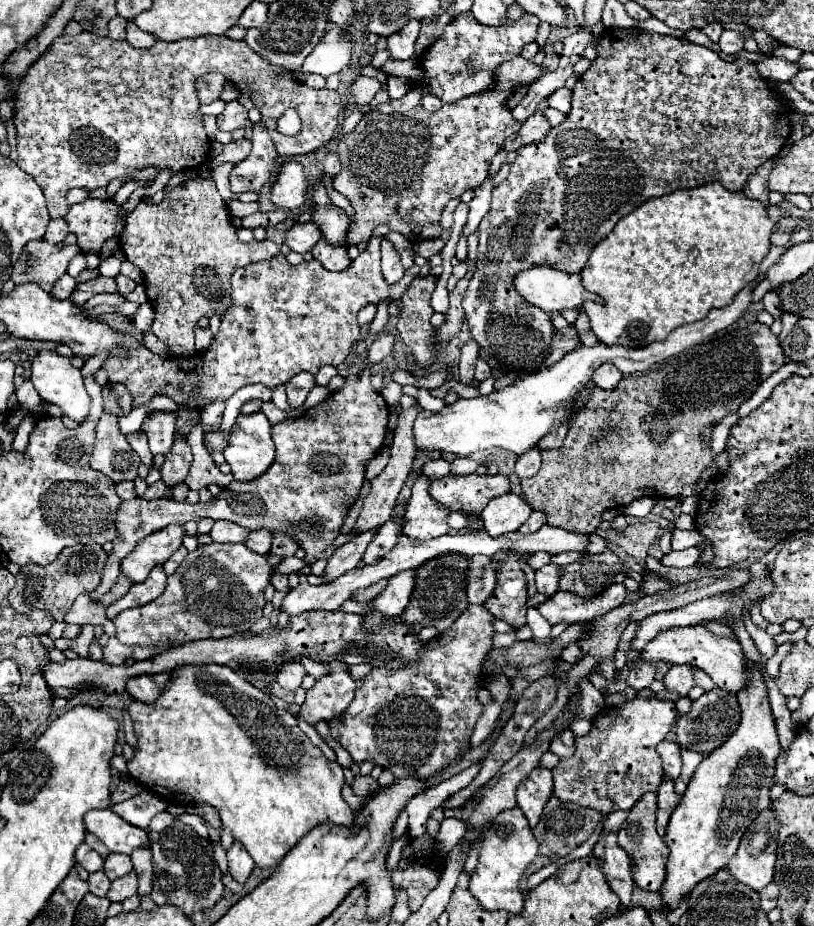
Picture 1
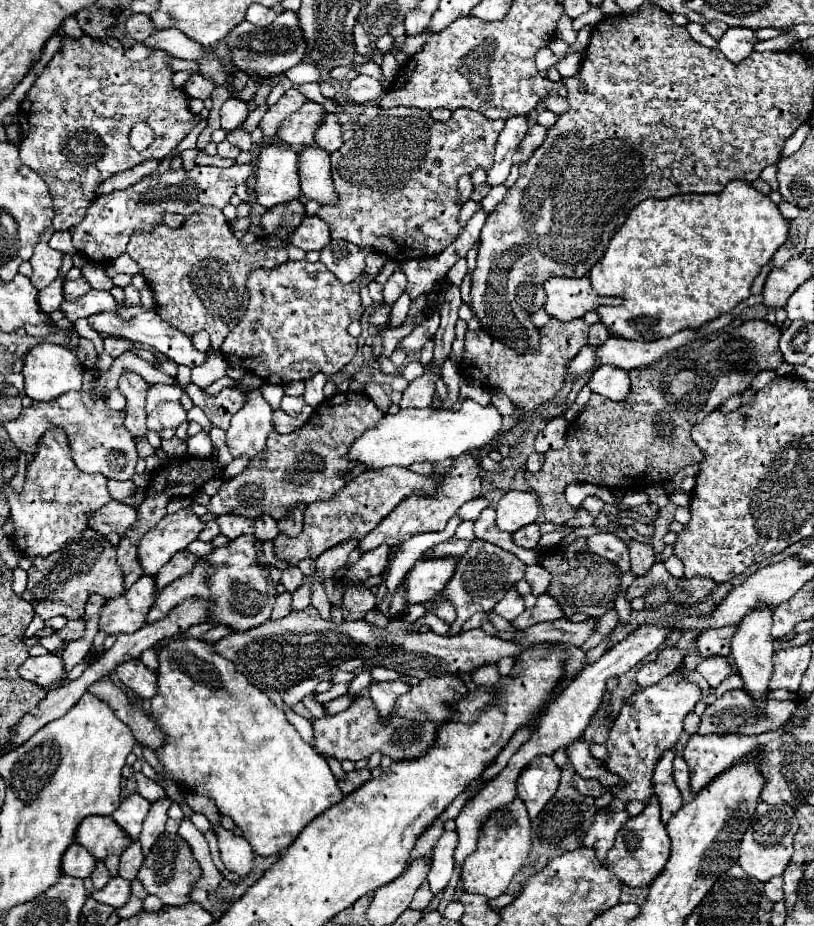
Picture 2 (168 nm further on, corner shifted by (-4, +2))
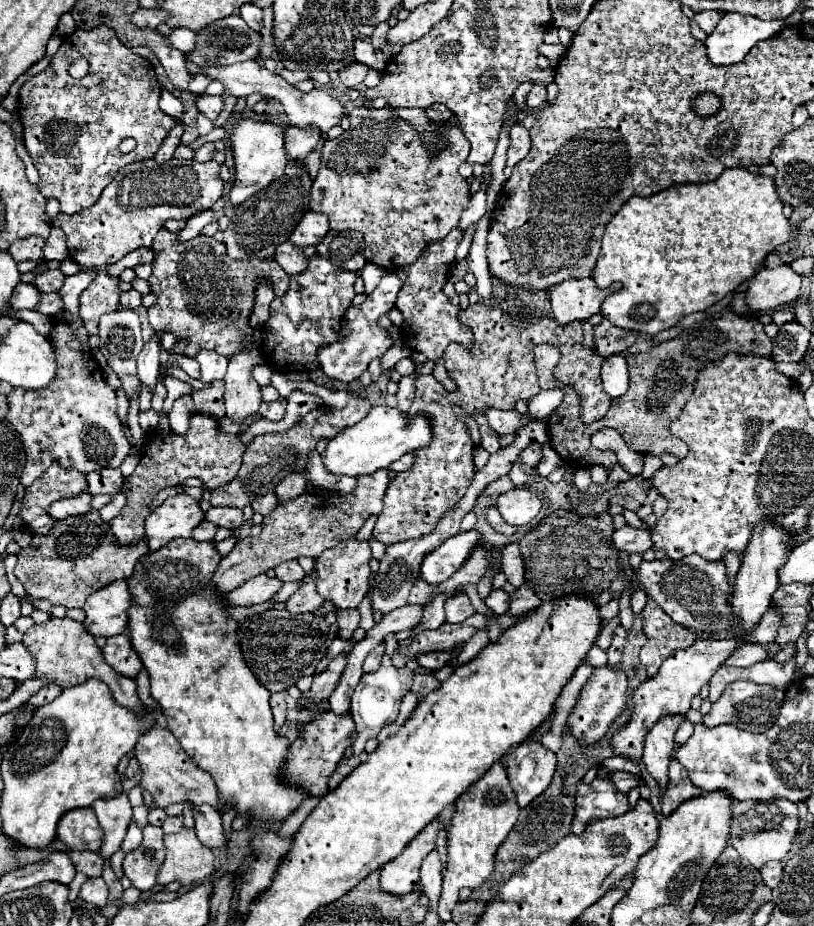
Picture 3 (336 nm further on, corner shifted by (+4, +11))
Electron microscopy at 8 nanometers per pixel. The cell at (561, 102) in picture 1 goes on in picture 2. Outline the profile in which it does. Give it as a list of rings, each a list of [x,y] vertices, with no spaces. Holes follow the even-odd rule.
[[[558,94],[548,96],[546,98],[546,108],[554,114],[564,114],[568,110],[568,100],[564,96],[558,96]]]

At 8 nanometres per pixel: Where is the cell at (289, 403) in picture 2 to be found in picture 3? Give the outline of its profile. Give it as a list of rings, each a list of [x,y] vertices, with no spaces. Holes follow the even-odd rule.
[[[276,399],[272,403],[262,403],[258,413],[262,417],[270,419],[270,421],[280,421],[284,417],[284,413],[286,413],[286,399]]]

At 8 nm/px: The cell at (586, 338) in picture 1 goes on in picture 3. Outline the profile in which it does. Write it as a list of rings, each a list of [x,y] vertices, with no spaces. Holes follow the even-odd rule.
[[[602,319],[602,323],[594,327],[594,335],[596,335],[596,351],[602,357],[610,357],[610,355],[628,351],[636,343],[634,331],[620,329],[612,325],[608,319]]]

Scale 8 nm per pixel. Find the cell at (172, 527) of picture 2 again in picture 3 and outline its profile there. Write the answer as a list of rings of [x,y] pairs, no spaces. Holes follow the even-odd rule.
[[[186,493],[166,499],[146,519],[146,539],[150,551],[158,551],[176,537],[192,537],[192,529],[204,521],[198,501]]]

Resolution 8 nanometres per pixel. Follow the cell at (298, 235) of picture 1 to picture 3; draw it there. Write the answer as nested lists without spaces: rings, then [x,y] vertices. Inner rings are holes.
[[[308,211],[308,213],[302,217],[302,221],[298,223],[298,227],[294,229],[294,233],[290,235],[290,241],[292,241],[294,245],[302,245],[302,247],[318,245],[328,231],[330,231],[328,217],[324,217],[322,213]]]

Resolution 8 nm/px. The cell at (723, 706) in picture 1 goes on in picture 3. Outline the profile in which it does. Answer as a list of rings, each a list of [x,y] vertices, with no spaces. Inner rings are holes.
[[[736,681],[736,683],[726,687],[726,693],[720,697],[720,701],[712,705],[708,715],[704,715],[704,725],[716,727],[716,725],[722,725],[722,723],[734,723],[740,729],[764,733],[766,729],[770,729],[772,719],[778,715],[782,701],[784,701],[784,691],[780,691],[776,687],[756,685],[756,683],[750,683],[750,681]]]

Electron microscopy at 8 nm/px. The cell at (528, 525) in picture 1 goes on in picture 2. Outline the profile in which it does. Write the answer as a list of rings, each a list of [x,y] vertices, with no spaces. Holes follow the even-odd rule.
[[[532,522],[528,526],[524,526],[522,530],[514,532],[514,542],[522,548],[536,548],[538,540],[540,540],[542,532],[540,532],[540,524],[538,522]]]

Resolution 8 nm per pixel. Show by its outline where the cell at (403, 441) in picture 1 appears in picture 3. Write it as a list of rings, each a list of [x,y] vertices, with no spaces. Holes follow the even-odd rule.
[[[316,571],[308,573],[304,579],[304,585],[300,587],[298,593],[294,593],[288,601],[286,601],[286,609],[292,613],[292,615],[298,615],[298,613],[312,613],[314,609],[318,609],[318,605],[322,605],[322,597],[318,597],[318,591],[316,591]]]

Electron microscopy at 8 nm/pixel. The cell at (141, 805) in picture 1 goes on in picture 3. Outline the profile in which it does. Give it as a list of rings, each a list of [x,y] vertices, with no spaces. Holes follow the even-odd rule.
[[[120,793],[118,797],[108,799],[108,801],[102,801],[102,799],[94,801],[92,809],[104,831],[102,847],[98,849],[98,855],[102,859],[110,859],[120,849],[126,829],[132,821],[132,805],[128,801],[128,795]]]

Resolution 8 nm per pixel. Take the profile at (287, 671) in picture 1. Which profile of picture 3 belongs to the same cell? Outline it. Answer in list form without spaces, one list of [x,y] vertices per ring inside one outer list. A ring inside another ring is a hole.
[[[282,691],[282,693],[272,693],[272,697],[270,697],[270,703],[272,703],[272,713],[274,713],[274,729],[276,731],[280,731],[280,727],[284,725],[284,721],[286,721],[286,691]]]

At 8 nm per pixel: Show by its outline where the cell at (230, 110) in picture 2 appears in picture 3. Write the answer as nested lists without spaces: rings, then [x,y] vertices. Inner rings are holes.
[[[198,95],[196,107],[202,115],[206,115],[214,123],[214,119],[220,115],[220,111],[224,107],[224,99],[220,95]]]

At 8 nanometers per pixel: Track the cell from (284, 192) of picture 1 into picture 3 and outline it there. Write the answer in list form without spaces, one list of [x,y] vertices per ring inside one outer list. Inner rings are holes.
[[[238,119],[230,133],[230,147],[236,165],[236,179],[228,193],[228,201],[232,205],[240,205],[250,195],[262,191],[270,181],[278,179],[284,173],[288,163],[284,151],[284,129],[274,123],[260,123],[254,119]]]

